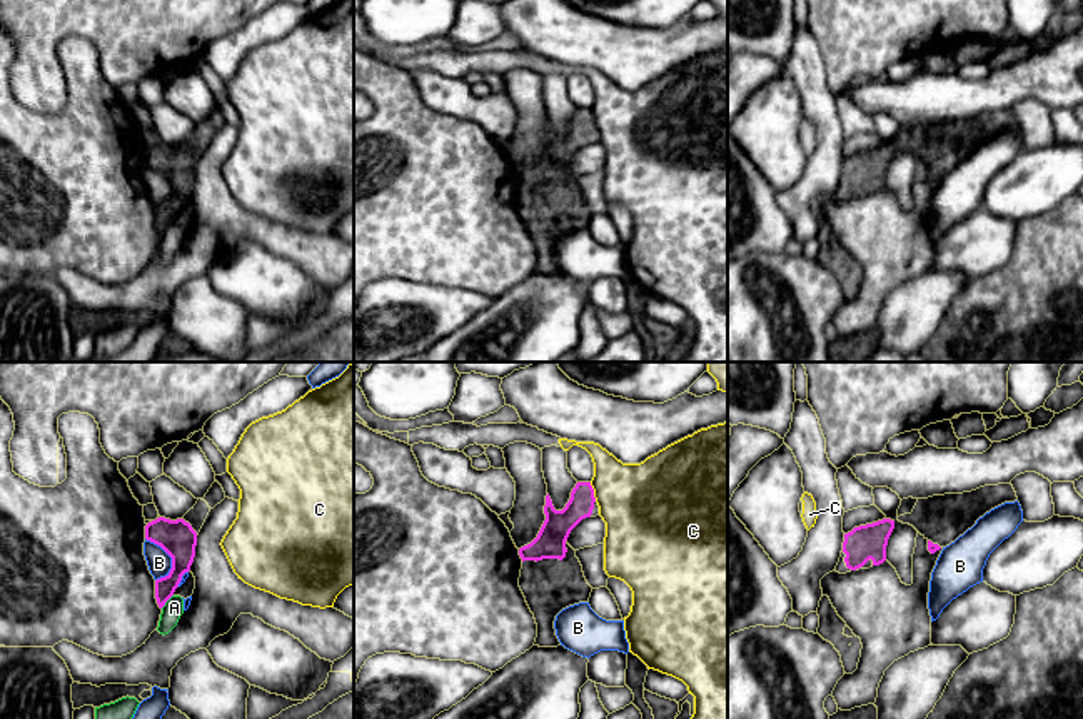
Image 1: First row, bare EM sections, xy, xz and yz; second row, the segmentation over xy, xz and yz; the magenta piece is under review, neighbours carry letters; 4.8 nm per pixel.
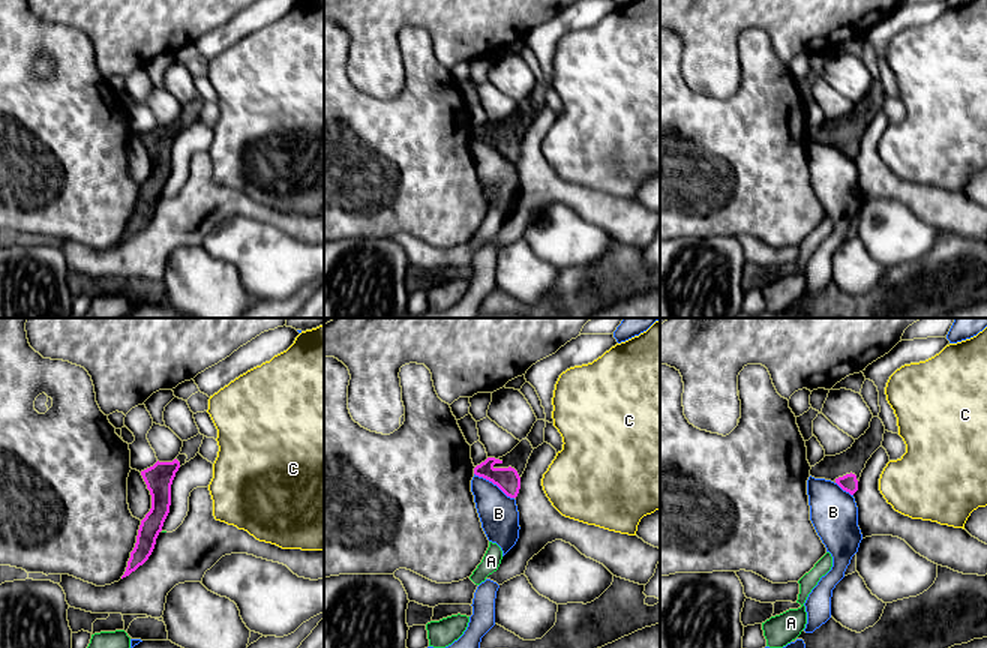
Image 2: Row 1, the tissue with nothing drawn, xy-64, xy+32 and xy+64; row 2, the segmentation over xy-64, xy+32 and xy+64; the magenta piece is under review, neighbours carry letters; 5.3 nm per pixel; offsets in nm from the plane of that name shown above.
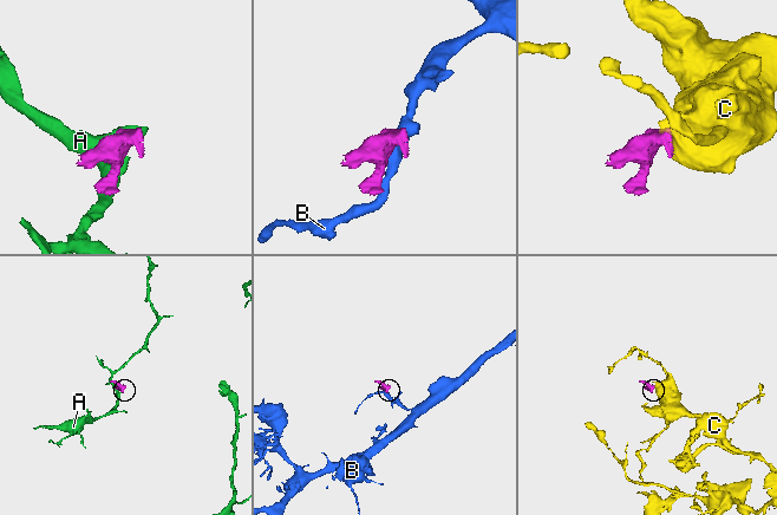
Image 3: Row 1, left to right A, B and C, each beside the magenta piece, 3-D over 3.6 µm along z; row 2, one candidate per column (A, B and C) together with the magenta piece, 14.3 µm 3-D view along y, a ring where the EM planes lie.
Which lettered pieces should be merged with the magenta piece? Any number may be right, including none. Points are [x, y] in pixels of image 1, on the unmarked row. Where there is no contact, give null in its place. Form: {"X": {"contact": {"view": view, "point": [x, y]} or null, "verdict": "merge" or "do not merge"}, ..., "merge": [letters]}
{"A": {"contact": {"view": "xy", "point": [167, 226]}, "verdict": "do not merge"}, "B": {"contact": {"view": "xy", "point": [172, 186]}, "verdict": "do not merge"}, "C": {"contact": {"view": "xz", "point": [593, 119]}, "verdict": "do not merge"}, "merge": []}

